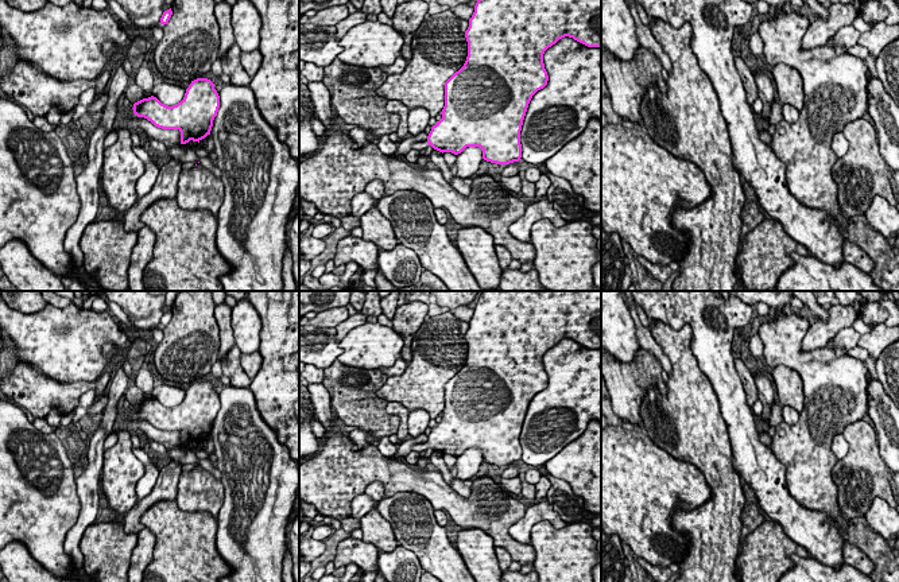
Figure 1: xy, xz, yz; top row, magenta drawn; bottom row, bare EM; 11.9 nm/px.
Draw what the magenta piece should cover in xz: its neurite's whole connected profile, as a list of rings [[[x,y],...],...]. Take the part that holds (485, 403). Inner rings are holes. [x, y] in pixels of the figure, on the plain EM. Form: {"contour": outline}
{"contour": [[[483,291],[465,333],[468,358],[464,368],[445,384],[442,420],[431,428],[426,443],[411,451],[433,449],[439,454],[461,455],[466,449],[480,449],[483,461],[509,466],[522,459],[520,432],[532,397],[547,387],[545,353],[569,338],[588,349],[601,349],[601,291]]]}

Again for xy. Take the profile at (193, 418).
{"contour": [[[208,380],[191,383],[181,404],[173,408],[151,397],[133,406],[133,415],[162,431],[178,431],[181,446],[201,443],[210,436],[220,410],[220,397]]]}

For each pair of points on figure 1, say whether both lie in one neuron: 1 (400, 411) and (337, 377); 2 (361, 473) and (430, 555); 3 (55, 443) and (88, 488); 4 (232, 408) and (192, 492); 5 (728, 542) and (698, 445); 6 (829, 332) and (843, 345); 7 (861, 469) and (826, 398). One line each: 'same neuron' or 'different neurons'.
1: different neurons
2: different neurons
3: different neurons
4: different neurons
5: same neuron
6: different neurons
7: different neurons

